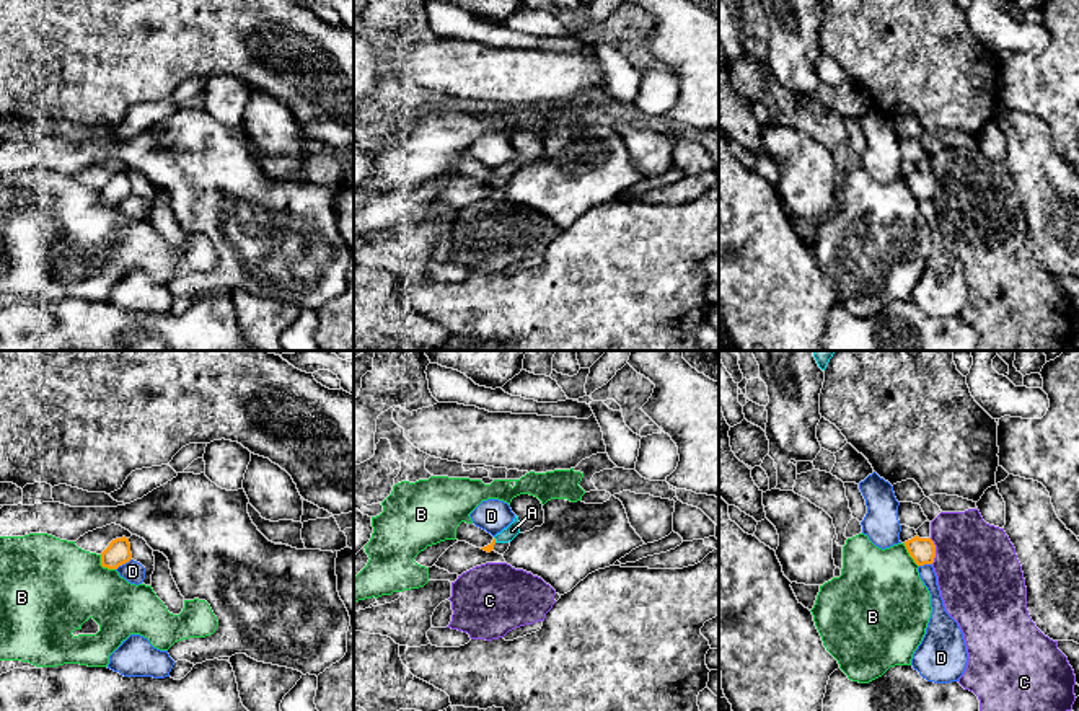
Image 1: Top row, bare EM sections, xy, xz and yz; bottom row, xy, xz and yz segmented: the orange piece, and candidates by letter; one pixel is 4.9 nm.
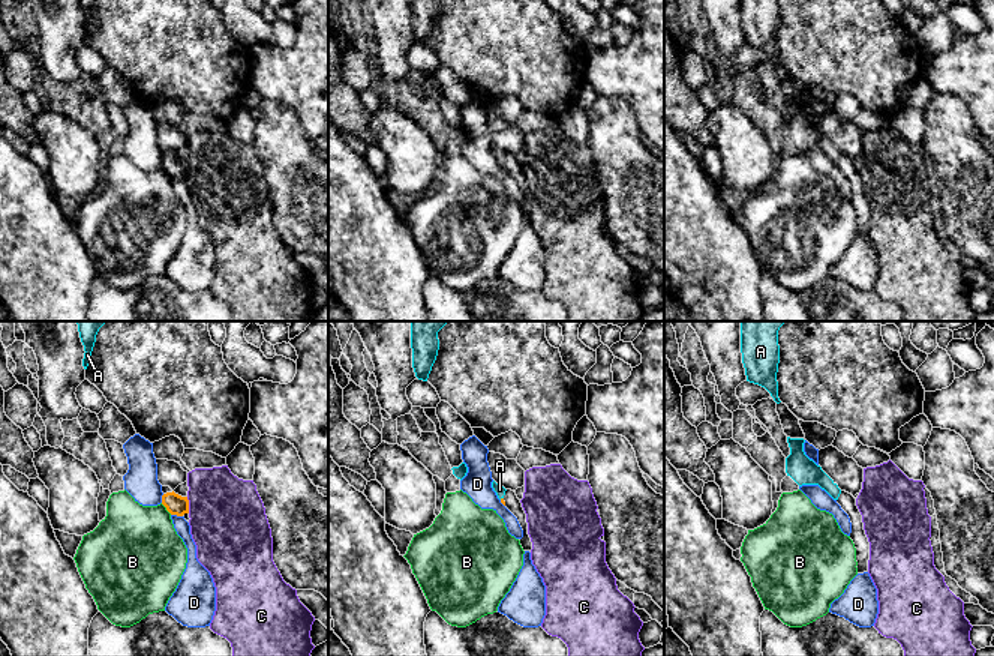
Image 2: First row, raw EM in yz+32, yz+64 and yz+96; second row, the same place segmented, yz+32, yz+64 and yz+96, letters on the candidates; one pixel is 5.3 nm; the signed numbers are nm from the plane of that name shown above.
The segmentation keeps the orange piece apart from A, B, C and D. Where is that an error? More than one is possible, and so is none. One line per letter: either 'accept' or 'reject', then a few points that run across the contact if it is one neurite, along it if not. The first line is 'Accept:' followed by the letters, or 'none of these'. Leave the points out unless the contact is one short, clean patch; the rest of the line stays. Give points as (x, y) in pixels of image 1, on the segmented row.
Accept: A
A: accept; line xz (488, 548), (494, 540), (512, 530)
B: reject
C: reject
D: reject

